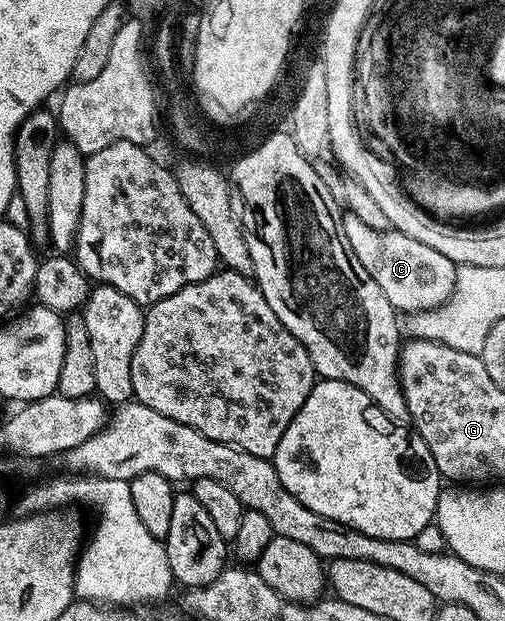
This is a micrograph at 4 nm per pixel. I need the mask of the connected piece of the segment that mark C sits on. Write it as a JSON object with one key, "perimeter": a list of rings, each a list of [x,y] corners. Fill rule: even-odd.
{"perimeter":[[[349,211],[341,217],[340,223],[356,258],[360,258],[360,266],[372,274],[389,307],[402,314],[427,312],[429,308],[441,306],[452,294],[456,266],[444,258],[444,254],[432,250],[432,246],[416,242],[416,238],[401,230],[372,229]]]}

